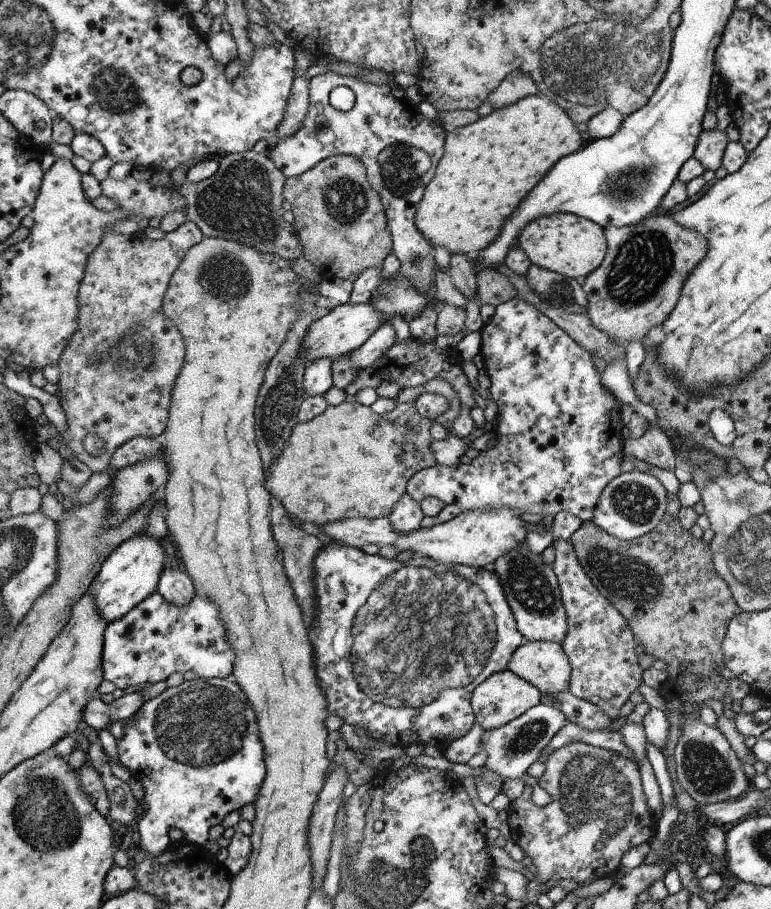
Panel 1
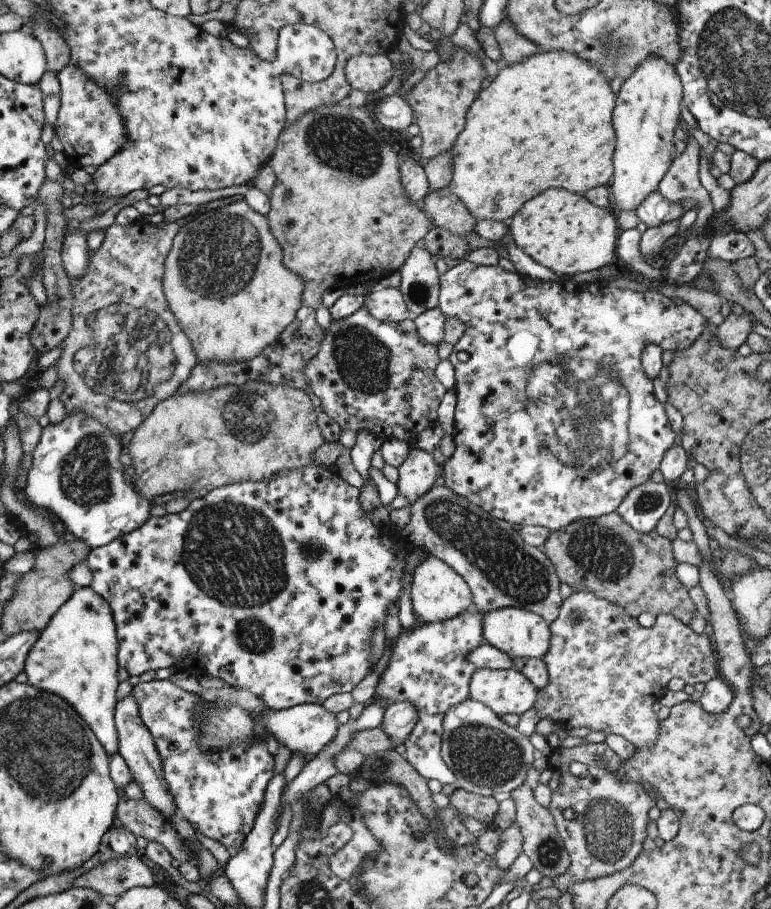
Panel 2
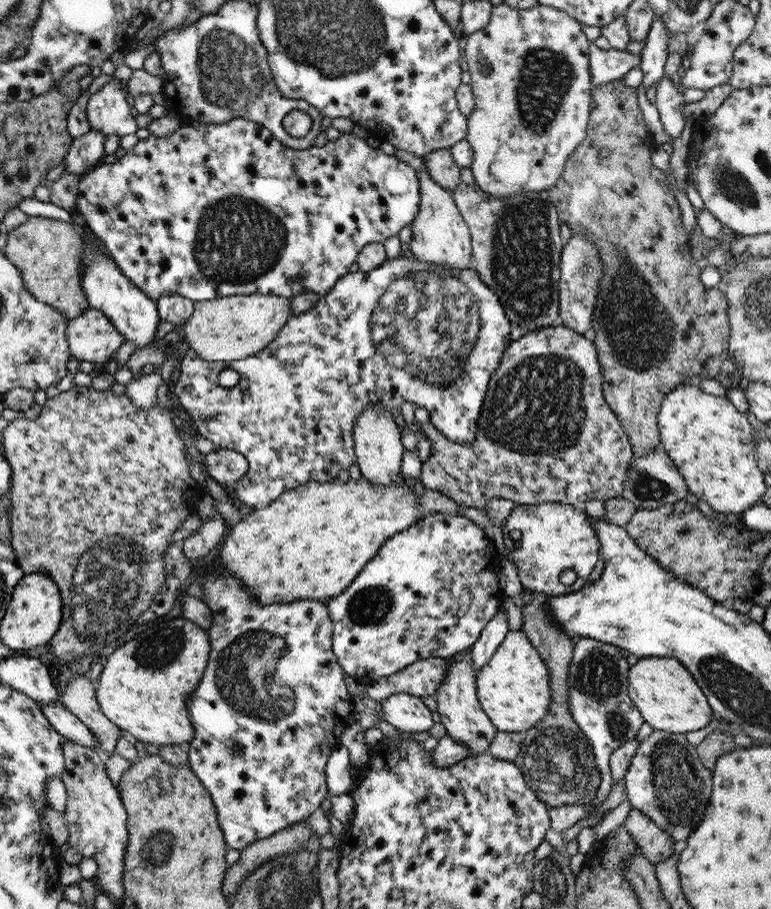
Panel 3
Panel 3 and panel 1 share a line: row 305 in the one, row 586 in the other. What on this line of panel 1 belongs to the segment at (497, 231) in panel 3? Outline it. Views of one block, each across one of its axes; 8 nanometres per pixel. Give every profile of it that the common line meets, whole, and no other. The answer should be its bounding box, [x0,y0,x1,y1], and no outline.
[490,543,567,644]

